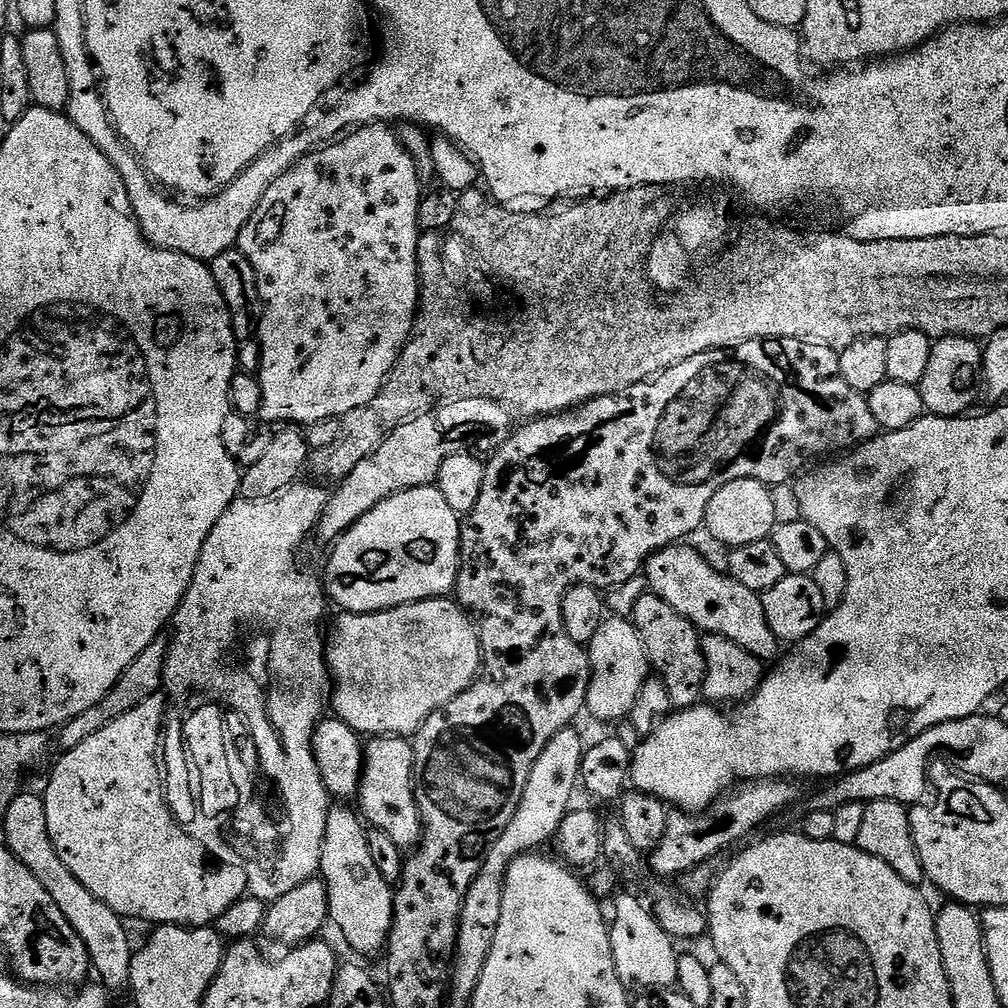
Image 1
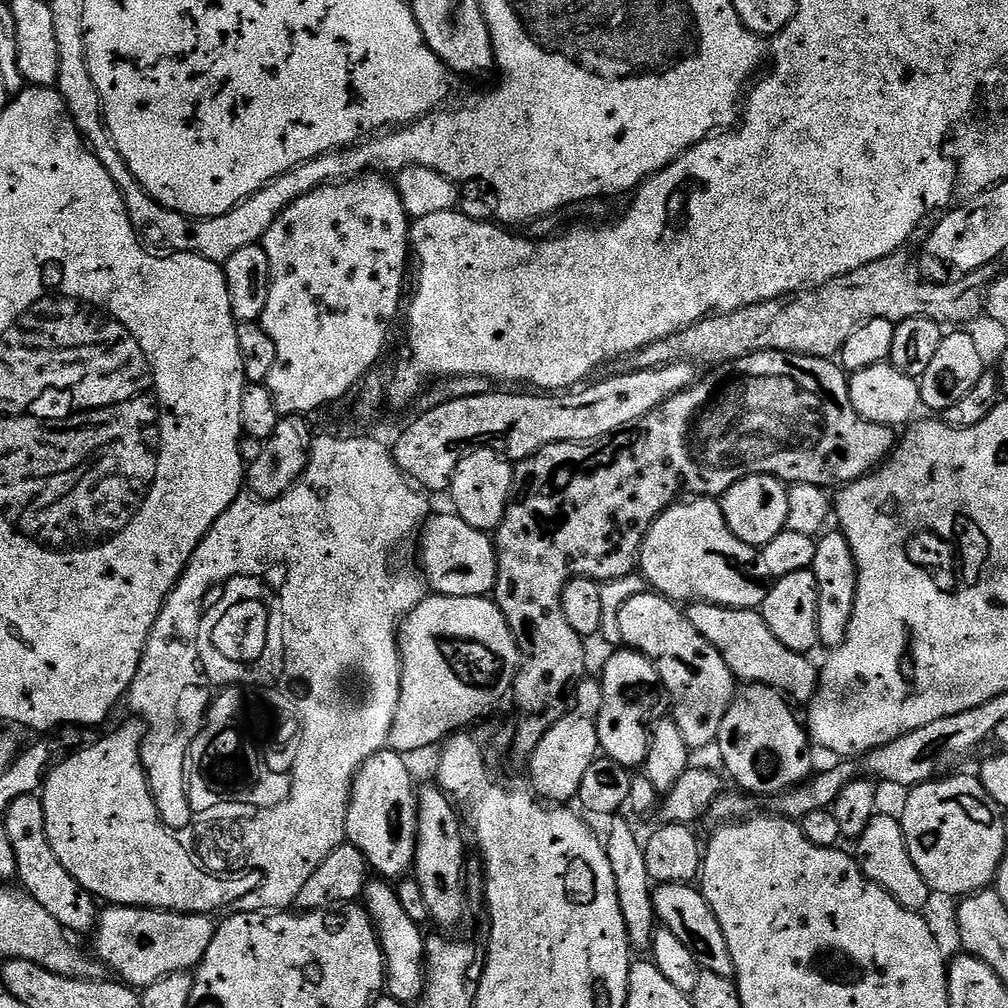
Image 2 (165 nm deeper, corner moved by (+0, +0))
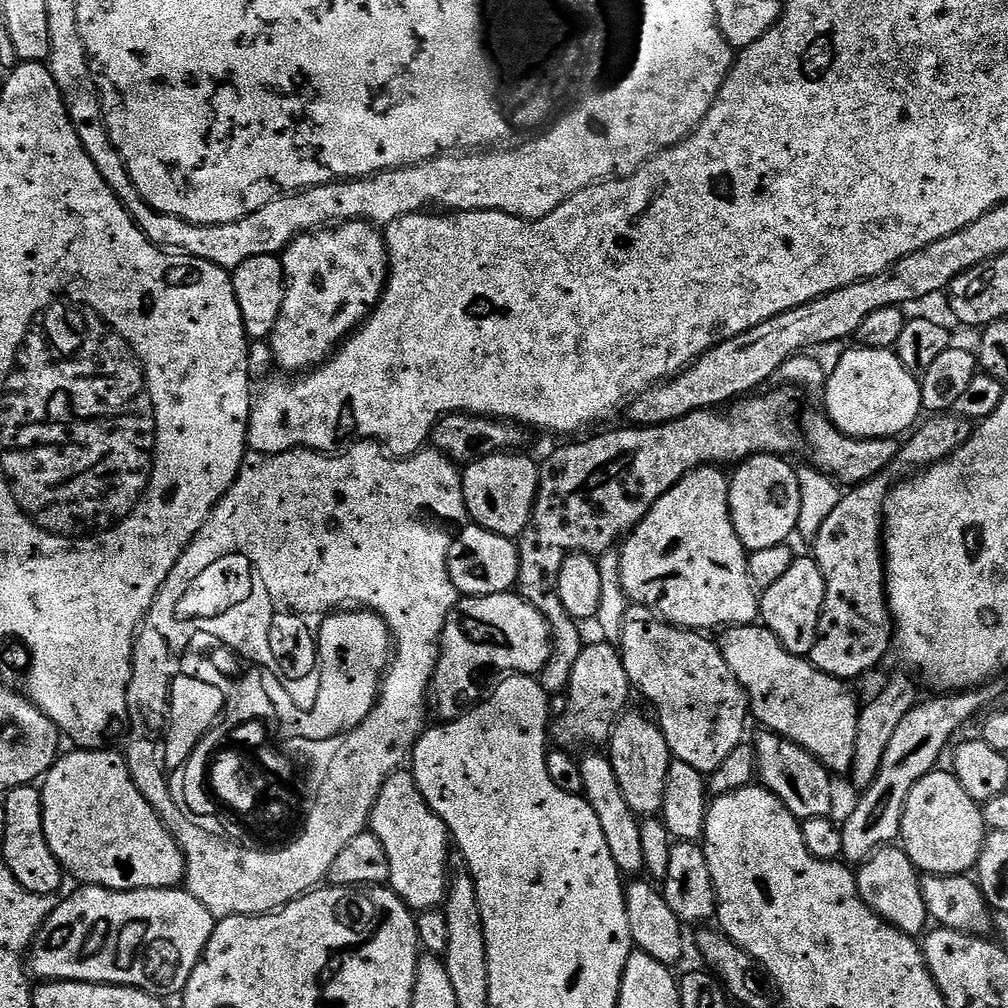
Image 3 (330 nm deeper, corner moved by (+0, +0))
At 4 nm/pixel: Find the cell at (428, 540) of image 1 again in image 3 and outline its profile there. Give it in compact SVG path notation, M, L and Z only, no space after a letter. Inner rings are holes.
M474 523L461 527L455 533L448 555L448 569L450 582L454 582L457 593L464 596L489 596L513 591L517 587L519 566L520 549L515 539L499 536Z

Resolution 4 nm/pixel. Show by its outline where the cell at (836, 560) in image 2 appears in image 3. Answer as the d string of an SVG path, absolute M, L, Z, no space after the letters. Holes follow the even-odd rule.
M936 414L926 420L907 437L908 441L903 441L900 453L896 455L896 461L888 469L879 472L873 480L865 480L863 484L849 487L841 495L838 507L831 512L830 518L826 518L822 530L818 530L814 541L814 547L816 547L814 559L818 562L822 570L822 578L826 582L826 602L820 615L818 638L814 642L810 659L818 670L845 682L853 682L852 680L858 679L859 676L866 675L887 654L888 647L891 649L894 644L894 617L892 611L888 609L884 555L886 505L889 503L894 485L911 477L917 470L927 470L933 464L953 456L959 448L966 446L974 431L973 421L967 420L964 416Z

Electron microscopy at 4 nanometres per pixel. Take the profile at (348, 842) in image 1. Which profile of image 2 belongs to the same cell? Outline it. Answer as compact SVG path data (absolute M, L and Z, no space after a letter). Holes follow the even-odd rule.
M380 878L369 879L362 891L362 904L368 910L376 933L380 939L380 949L384 952L386 969L386 992L401 1006L415 1005L424 992L424 941L426 939L421 925L414 922L402 910L398 894L391 883Z

